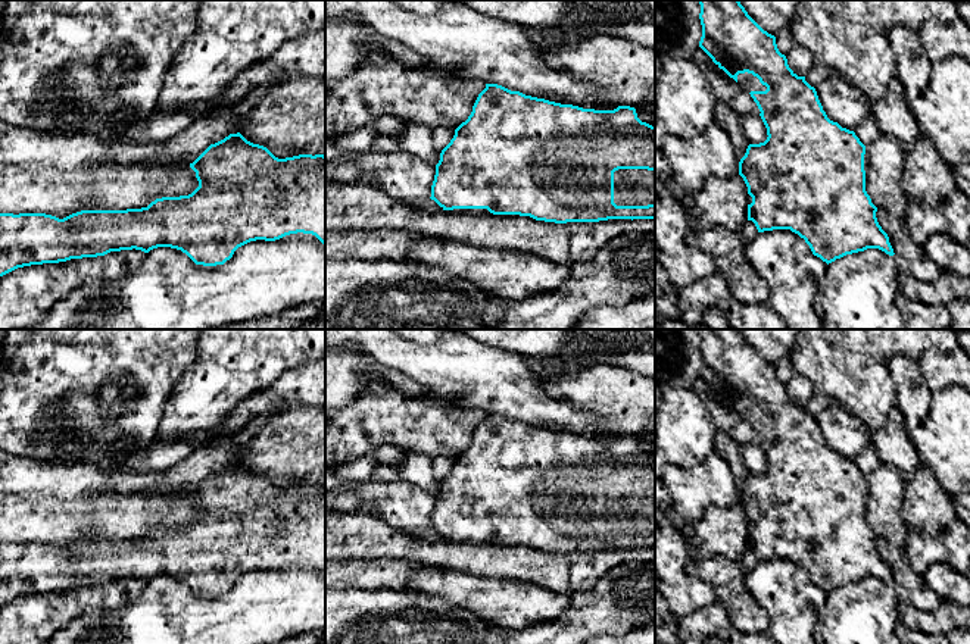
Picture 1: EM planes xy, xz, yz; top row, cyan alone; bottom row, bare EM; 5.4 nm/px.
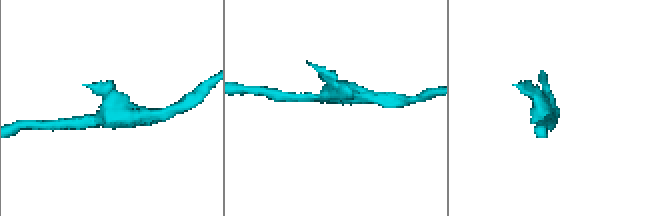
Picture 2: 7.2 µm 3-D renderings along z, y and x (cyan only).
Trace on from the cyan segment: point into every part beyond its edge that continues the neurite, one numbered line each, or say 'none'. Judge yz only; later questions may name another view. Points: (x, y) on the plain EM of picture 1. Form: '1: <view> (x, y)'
1: yz (748, 412)

